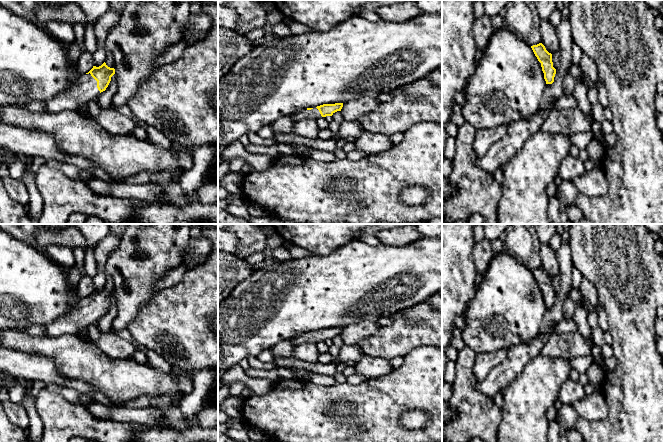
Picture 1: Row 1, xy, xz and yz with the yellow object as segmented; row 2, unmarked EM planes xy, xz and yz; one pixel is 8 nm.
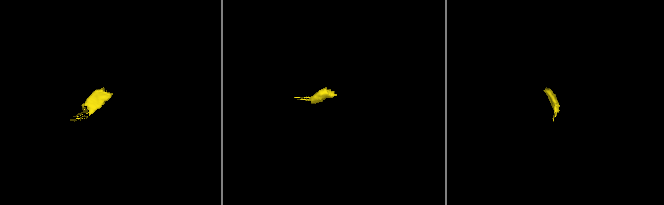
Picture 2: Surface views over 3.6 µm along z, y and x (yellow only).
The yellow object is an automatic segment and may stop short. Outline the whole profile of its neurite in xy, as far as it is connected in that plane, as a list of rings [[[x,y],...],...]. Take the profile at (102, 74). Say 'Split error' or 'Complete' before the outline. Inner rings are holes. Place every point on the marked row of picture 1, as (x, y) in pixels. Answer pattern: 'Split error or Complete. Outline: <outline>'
Split error. Outline: [[[104,62],[84,75],[79,75],[77,81],[64,93],[58,94],[45,102],[44,112],[57,113],[63,110],[76,110],[79,106],[88,105],[108,87],[115,69]]]

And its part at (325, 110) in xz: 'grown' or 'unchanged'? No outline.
grown

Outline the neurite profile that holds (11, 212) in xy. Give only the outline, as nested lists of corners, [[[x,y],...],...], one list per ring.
[[[0,170],[0,222],[1,224],[19,224],[27,212],[22,204],[9,197],[3,184],[2,173]]]

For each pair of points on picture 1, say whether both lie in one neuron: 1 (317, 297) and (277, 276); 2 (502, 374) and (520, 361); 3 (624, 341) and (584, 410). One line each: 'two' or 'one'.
1: one
2: one
3: two

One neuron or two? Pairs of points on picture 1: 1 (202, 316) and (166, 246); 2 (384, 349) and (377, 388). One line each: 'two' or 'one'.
1: two
2: two

